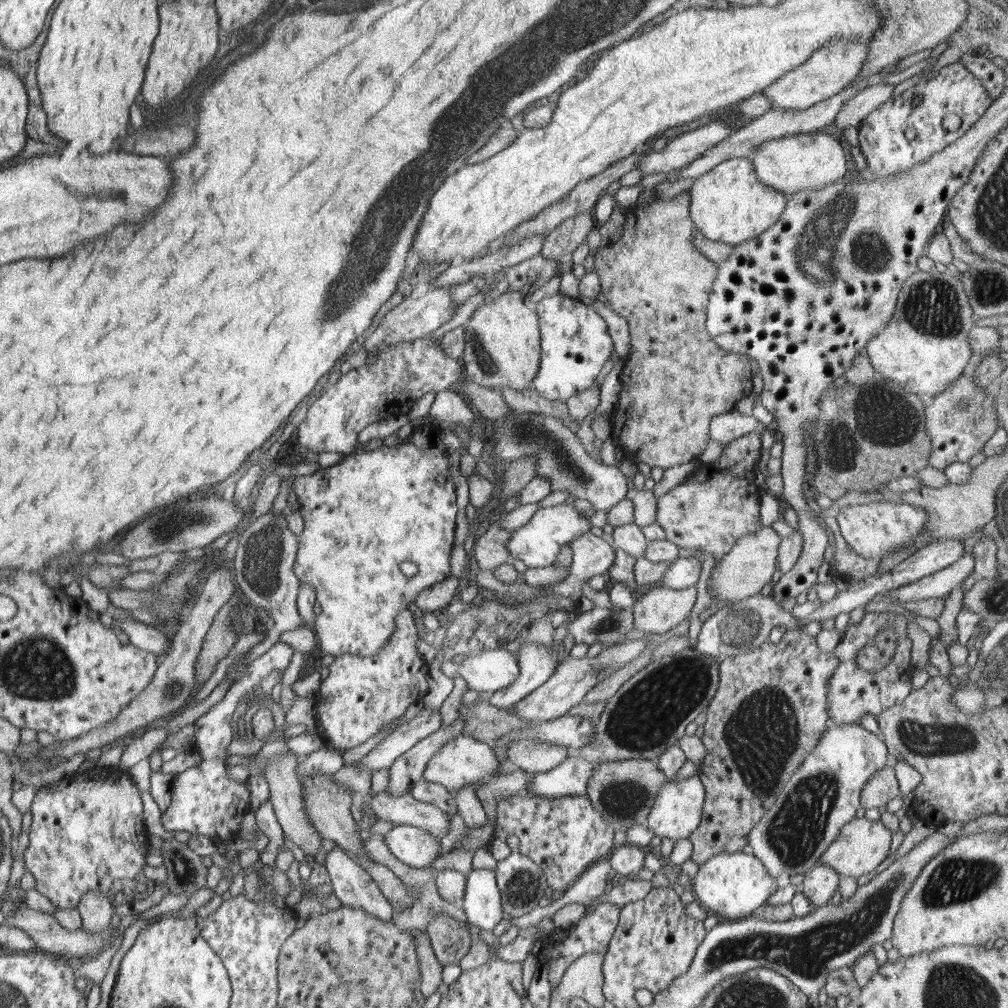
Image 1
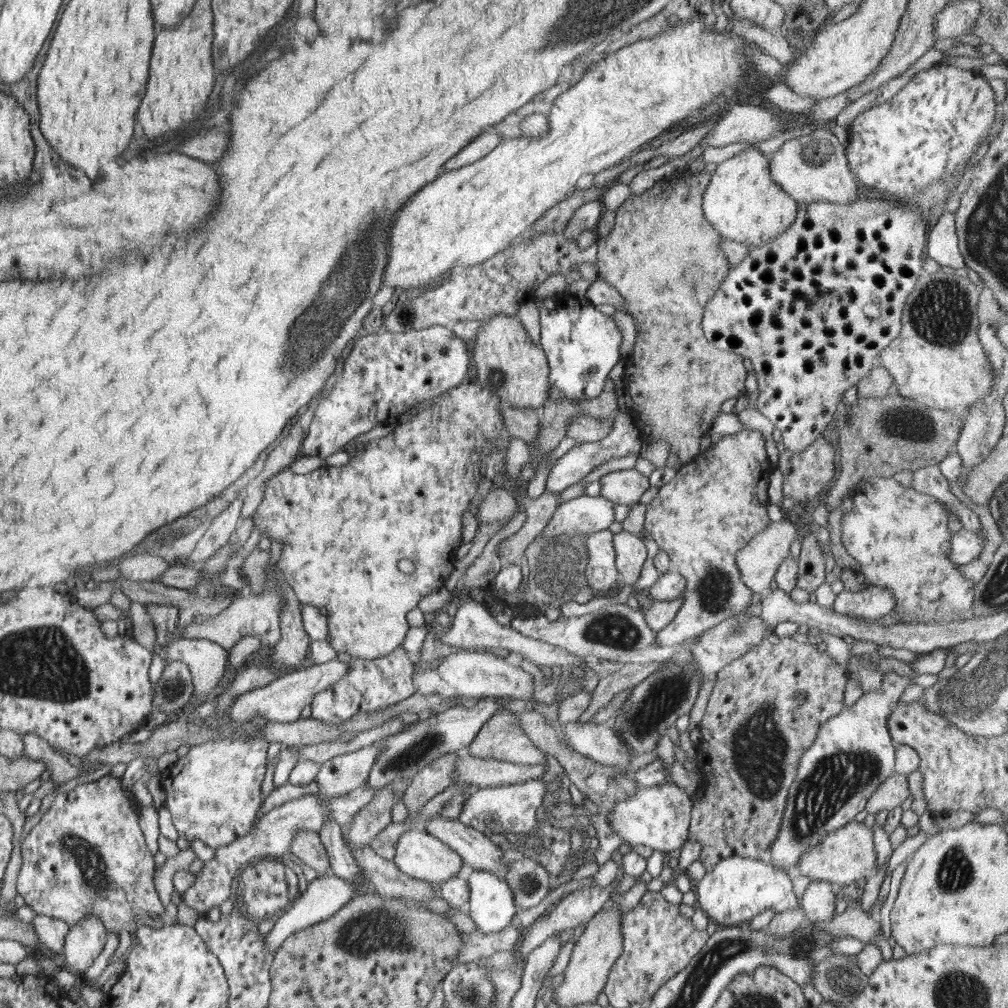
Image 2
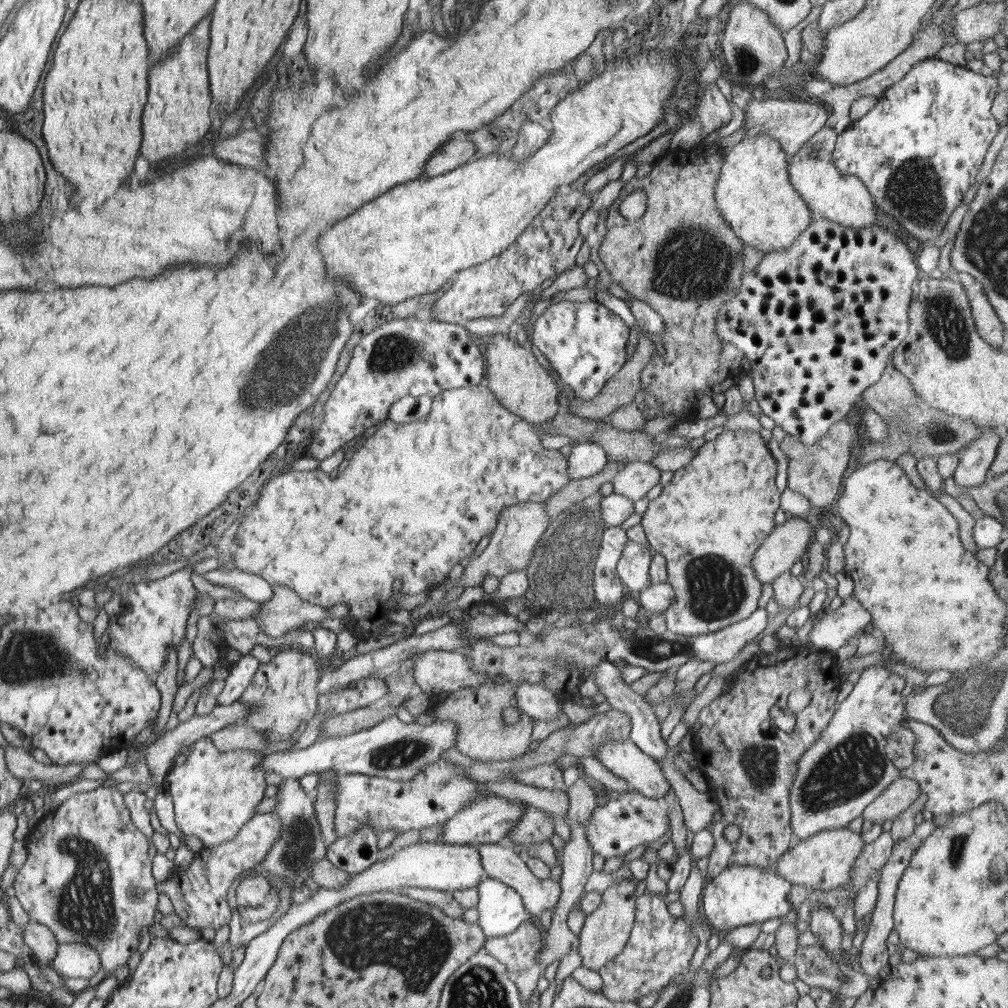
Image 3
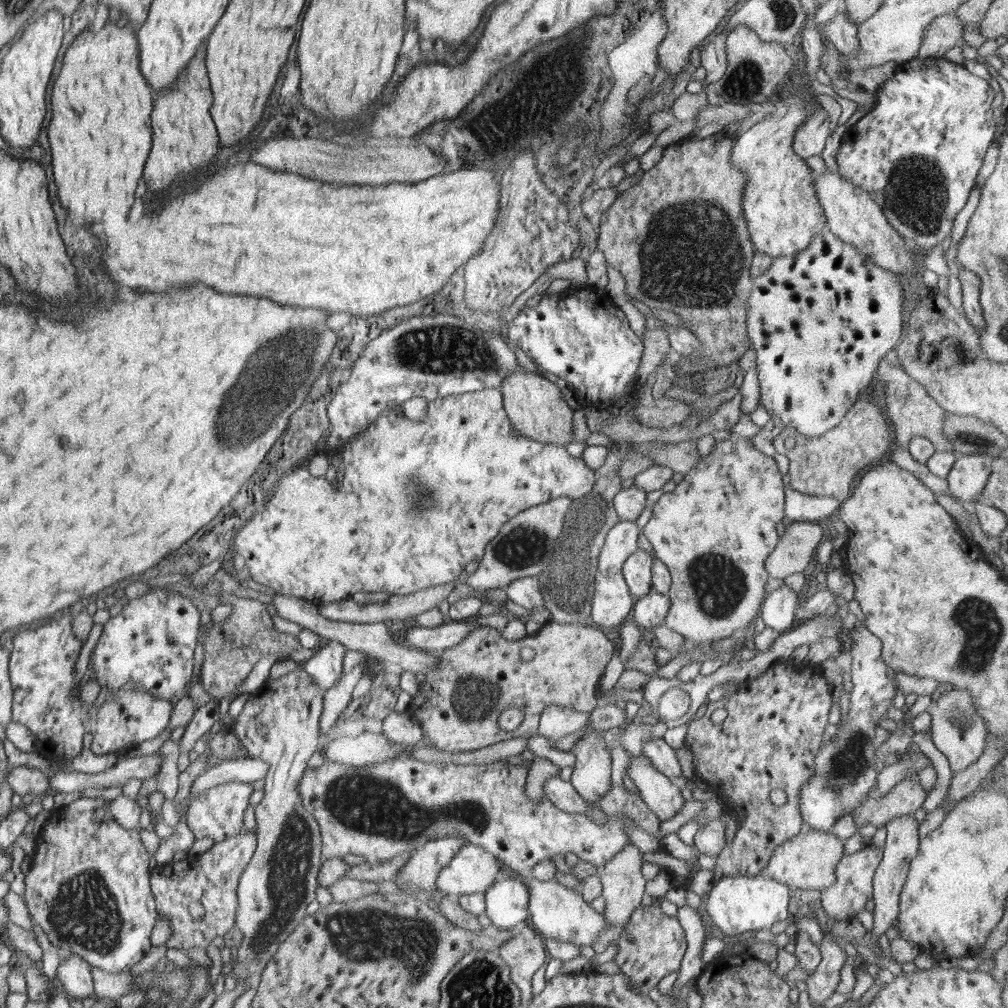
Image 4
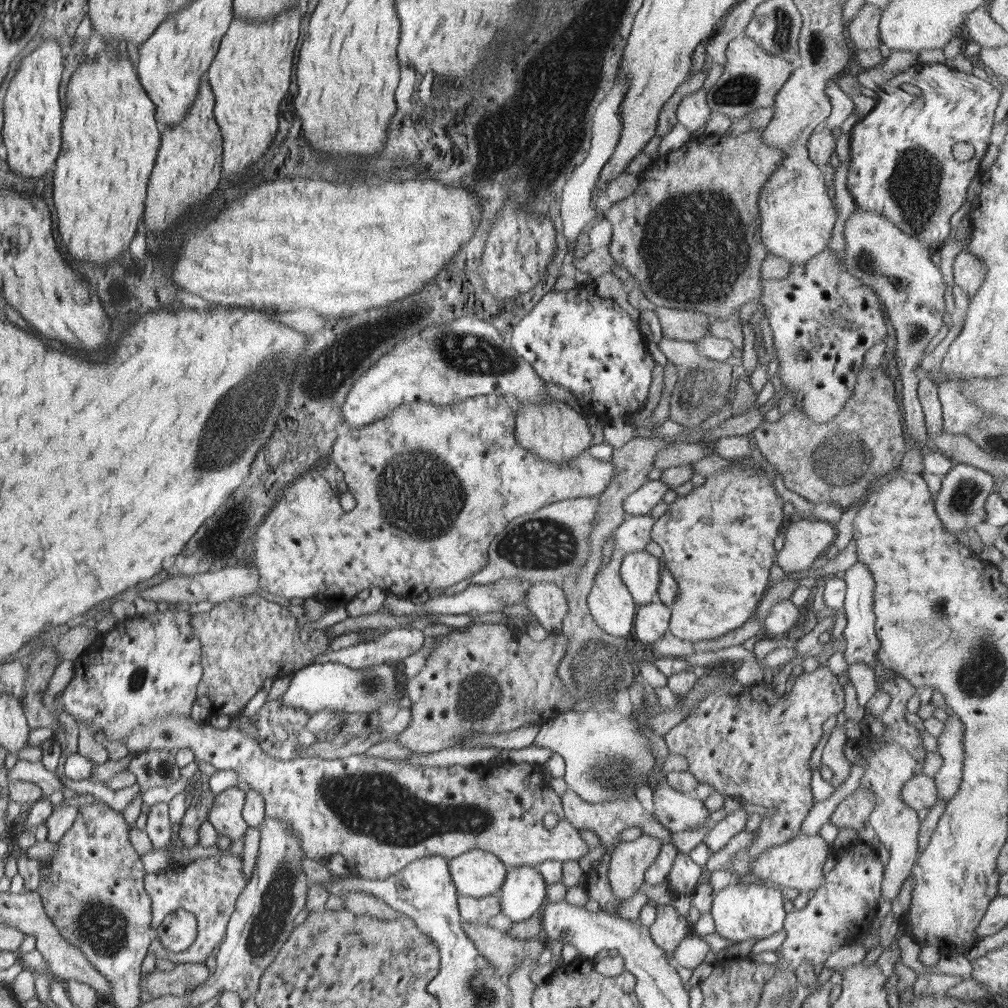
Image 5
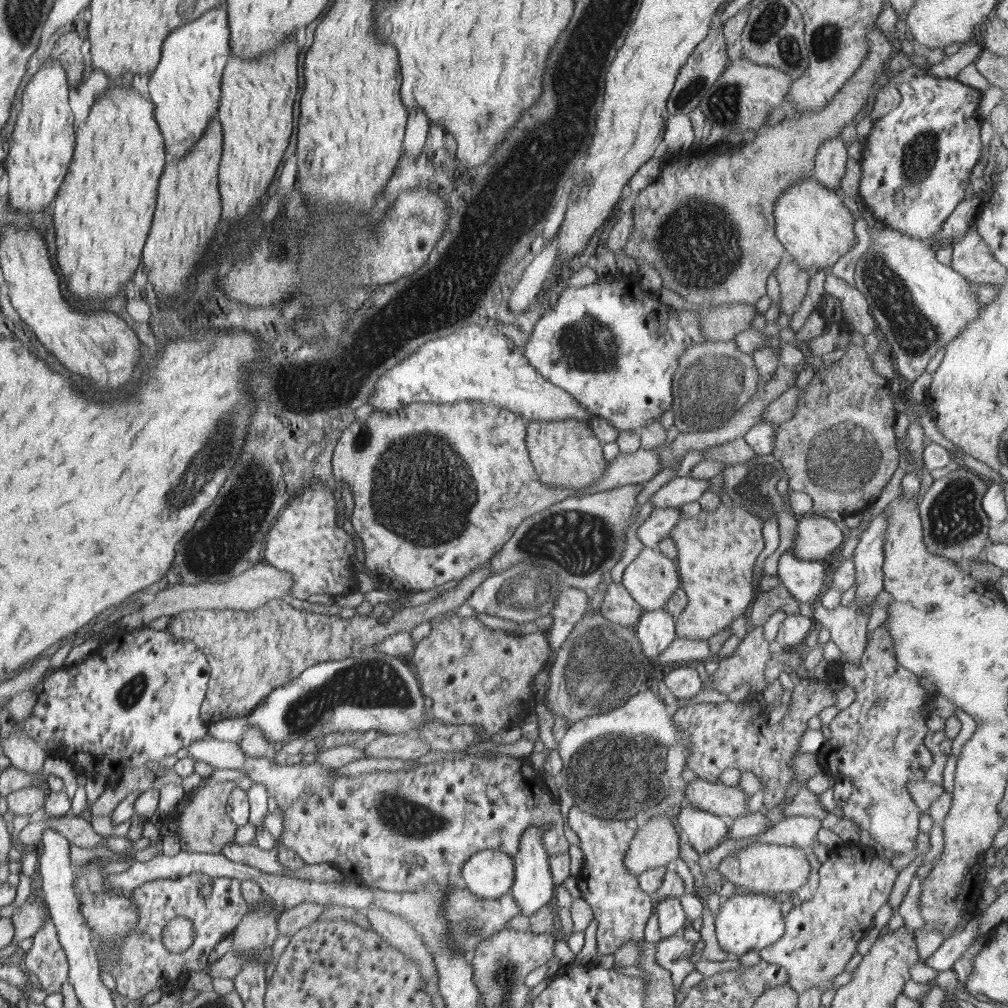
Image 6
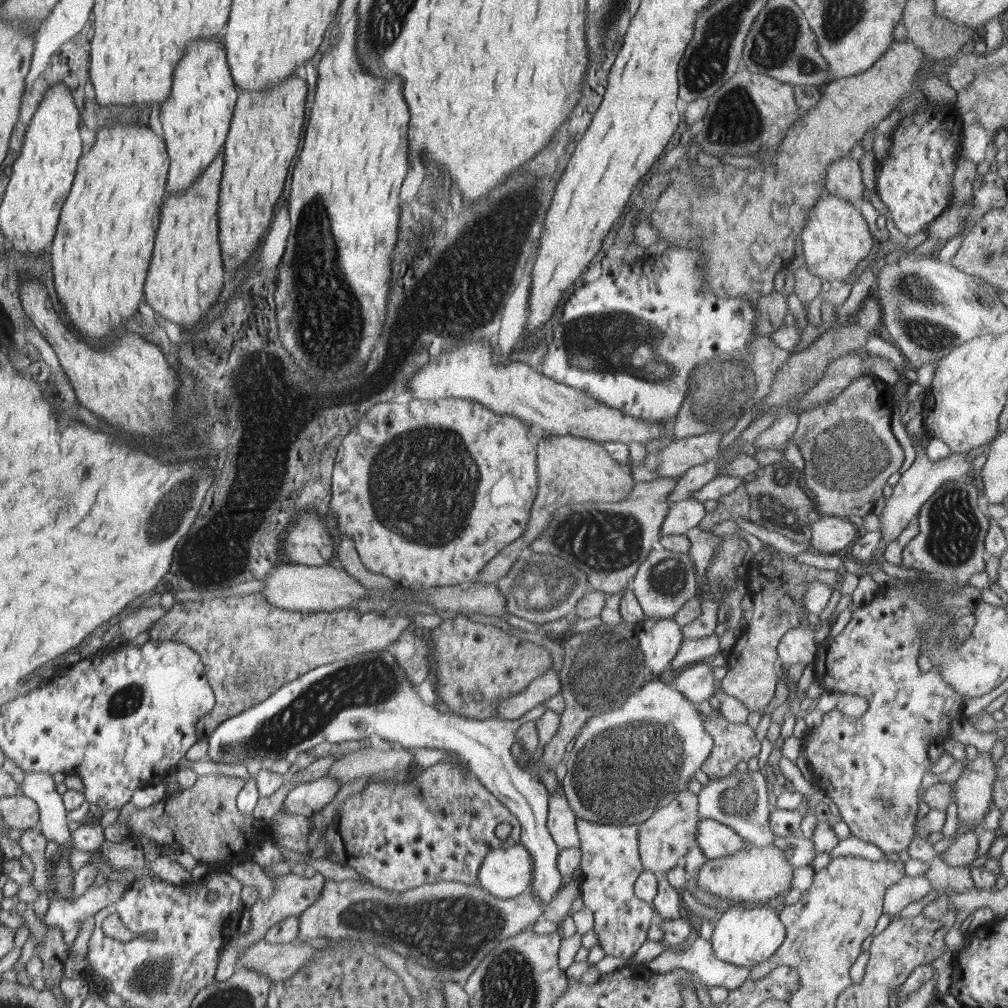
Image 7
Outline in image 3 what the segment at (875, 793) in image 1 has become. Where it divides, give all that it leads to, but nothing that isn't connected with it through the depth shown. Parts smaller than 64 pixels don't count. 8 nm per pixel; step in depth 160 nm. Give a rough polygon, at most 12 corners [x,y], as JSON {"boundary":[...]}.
{"boundary":[[899,776],[861,814],[876,824],[894,820],[921,793]]}

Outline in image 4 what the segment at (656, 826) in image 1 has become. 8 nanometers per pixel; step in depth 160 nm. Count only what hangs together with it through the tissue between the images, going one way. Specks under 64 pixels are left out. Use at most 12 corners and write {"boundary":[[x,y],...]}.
{"boundary":[[396,757],[305,769],[324,859],[445,836],[521,876],[602,868],[627,814],[562,812],[524,765]]}

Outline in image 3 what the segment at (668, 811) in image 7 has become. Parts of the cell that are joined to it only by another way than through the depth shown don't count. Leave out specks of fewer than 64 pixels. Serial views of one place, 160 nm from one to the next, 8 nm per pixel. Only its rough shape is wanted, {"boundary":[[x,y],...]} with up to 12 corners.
{"boundary":[[637,882],[608,887],[578,936],[581,966],[619,956],[635,921]]}

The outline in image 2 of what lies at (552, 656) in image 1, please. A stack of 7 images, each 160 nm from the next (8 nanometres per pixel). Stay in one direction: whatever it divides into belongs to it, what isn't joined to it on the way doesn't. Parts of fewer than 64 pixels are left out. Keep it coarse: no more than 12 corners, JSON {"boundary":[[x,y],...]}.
{"boundary":[[501,701],[450,707],[381,740],[368,773],[382,789],[463,751]]}

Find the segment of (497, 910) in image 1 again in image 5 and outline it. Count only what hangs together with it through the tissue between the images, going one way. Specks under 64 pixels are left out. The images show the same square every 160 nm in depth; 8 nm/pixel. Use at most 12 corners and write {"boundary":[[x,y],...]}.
{"boundary":[[512,867],[500,906],[514,924],[539,914],[543,874]]}

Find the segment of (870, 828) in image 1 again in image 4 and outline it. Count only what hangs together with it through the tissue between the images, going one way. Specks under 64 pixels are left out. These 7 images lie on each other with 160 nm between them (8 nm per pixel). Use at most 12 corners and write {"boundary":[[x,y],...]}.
{"boundary":[[812,829],[777,846],[764,873],[798,891],[835,883],[844,841]]}

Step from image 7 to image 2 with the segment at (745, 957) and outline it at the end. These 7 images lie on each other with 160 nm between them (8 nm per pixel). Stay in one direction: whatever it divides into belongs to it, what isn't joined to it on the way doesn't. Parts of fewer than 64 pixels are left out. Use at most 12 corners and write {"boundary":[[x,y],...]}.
{"boundary":[[724,858],[693,889],[720,926],[799,910],[786,871]]}

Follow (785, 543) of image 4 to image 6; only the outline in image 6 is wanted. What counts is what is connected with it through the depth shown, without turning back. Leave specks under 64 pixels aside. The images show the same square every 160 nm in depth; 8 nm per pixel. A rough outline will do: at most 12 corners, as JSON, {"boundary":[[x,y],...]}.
{"boundary":[[812,514],[796,527],[791,550],[829,562],[844,538],[833,520]]}

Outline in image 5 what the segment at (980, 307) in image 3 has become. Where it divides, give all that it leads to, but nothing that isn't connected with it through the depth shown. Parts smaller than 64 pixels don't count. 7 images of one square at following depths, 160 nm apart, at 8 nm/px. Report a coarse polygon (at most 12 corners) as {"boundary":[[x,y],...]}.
{"boundary":[[961,250],[953,263],[955,284],[975,296],[988,267]]}

